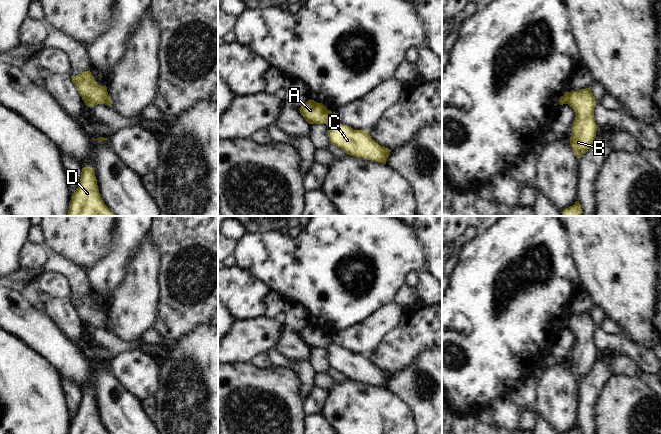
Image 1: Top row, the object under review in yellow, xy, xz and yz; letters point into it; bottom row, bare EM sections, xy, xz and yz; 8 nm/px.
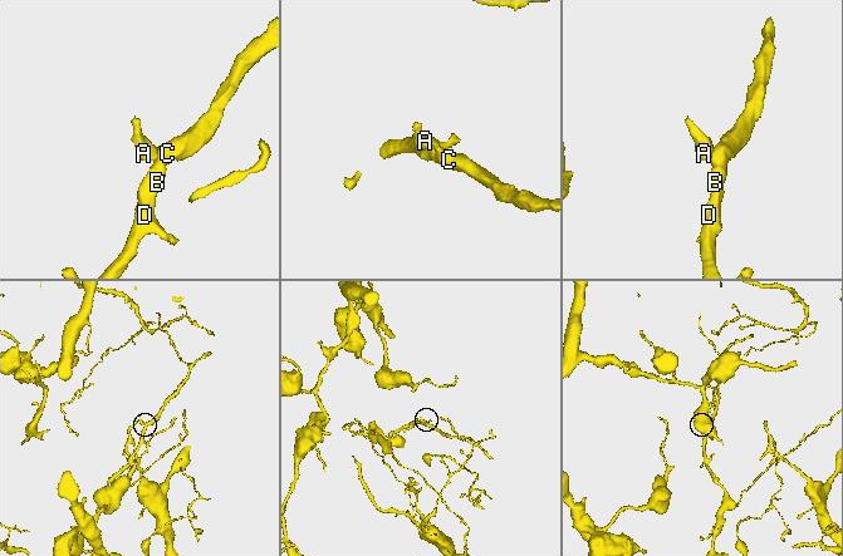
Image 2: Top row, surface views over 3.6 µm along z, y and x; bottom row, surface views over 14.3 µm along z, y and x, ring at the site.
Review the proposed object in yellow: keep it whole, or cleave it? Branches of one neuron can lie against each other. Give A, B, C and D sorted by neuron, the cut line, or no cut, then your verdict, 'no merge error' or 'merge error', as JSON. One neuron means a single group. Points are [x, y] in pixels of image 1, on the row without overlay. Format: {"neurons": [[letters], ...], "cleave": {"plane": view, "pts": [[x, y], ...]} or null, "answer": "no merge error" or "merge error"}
{"neurons": [["A"], ["B", "C", "D"]], "cleave": {"plane": "yz", "pts": [[571, 316], [567, 327]]}, "answer": "merge error"}

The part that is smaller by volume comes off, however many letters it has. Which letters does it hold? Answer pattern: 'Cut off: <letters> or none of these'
Cut off: A

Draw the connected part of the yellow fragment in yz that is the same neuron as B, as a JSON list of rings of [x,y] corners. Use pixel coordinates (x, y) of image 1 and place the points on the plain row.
[[[591,310],[579,315],[572,314],[568,329],[573,332],[576,340],[572,348],[570,369],[575,380],[580,384],[593,368],[598,352],[594,342],[596,324]]]

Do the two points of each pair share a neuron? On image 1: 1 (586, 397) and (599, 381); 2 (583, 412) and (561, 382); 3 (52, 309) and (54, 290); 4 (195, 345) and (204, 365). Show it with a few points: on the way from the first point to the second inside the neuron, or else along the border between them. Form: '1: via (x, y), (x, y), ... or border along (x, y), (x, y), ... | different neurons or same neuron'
1: via (589, 393), (595, 385) | same neuron
2: border along (580, 384), (577, 423) | different neurons
3: border along (68, 296), (50, 298) | different neurons
4: via (200, 350), (204, 354), (204, 360) | same neuron

